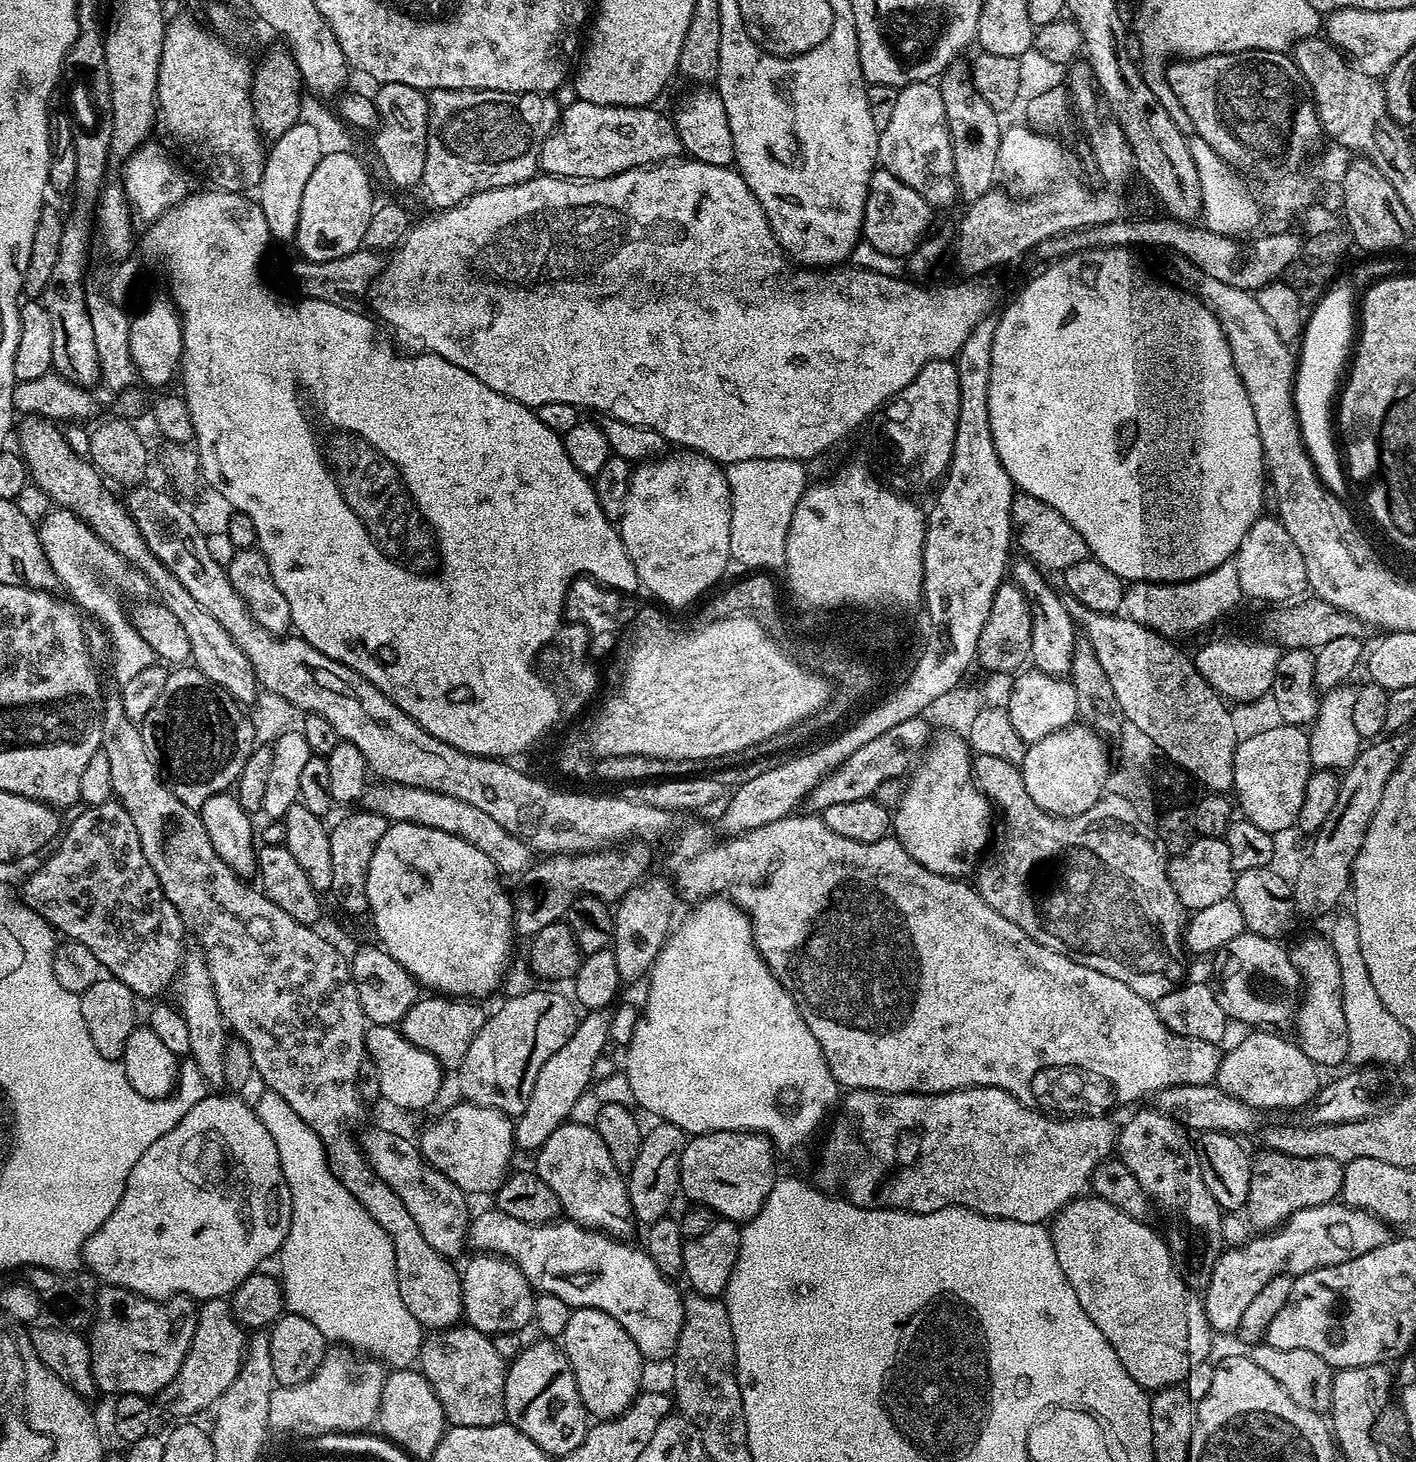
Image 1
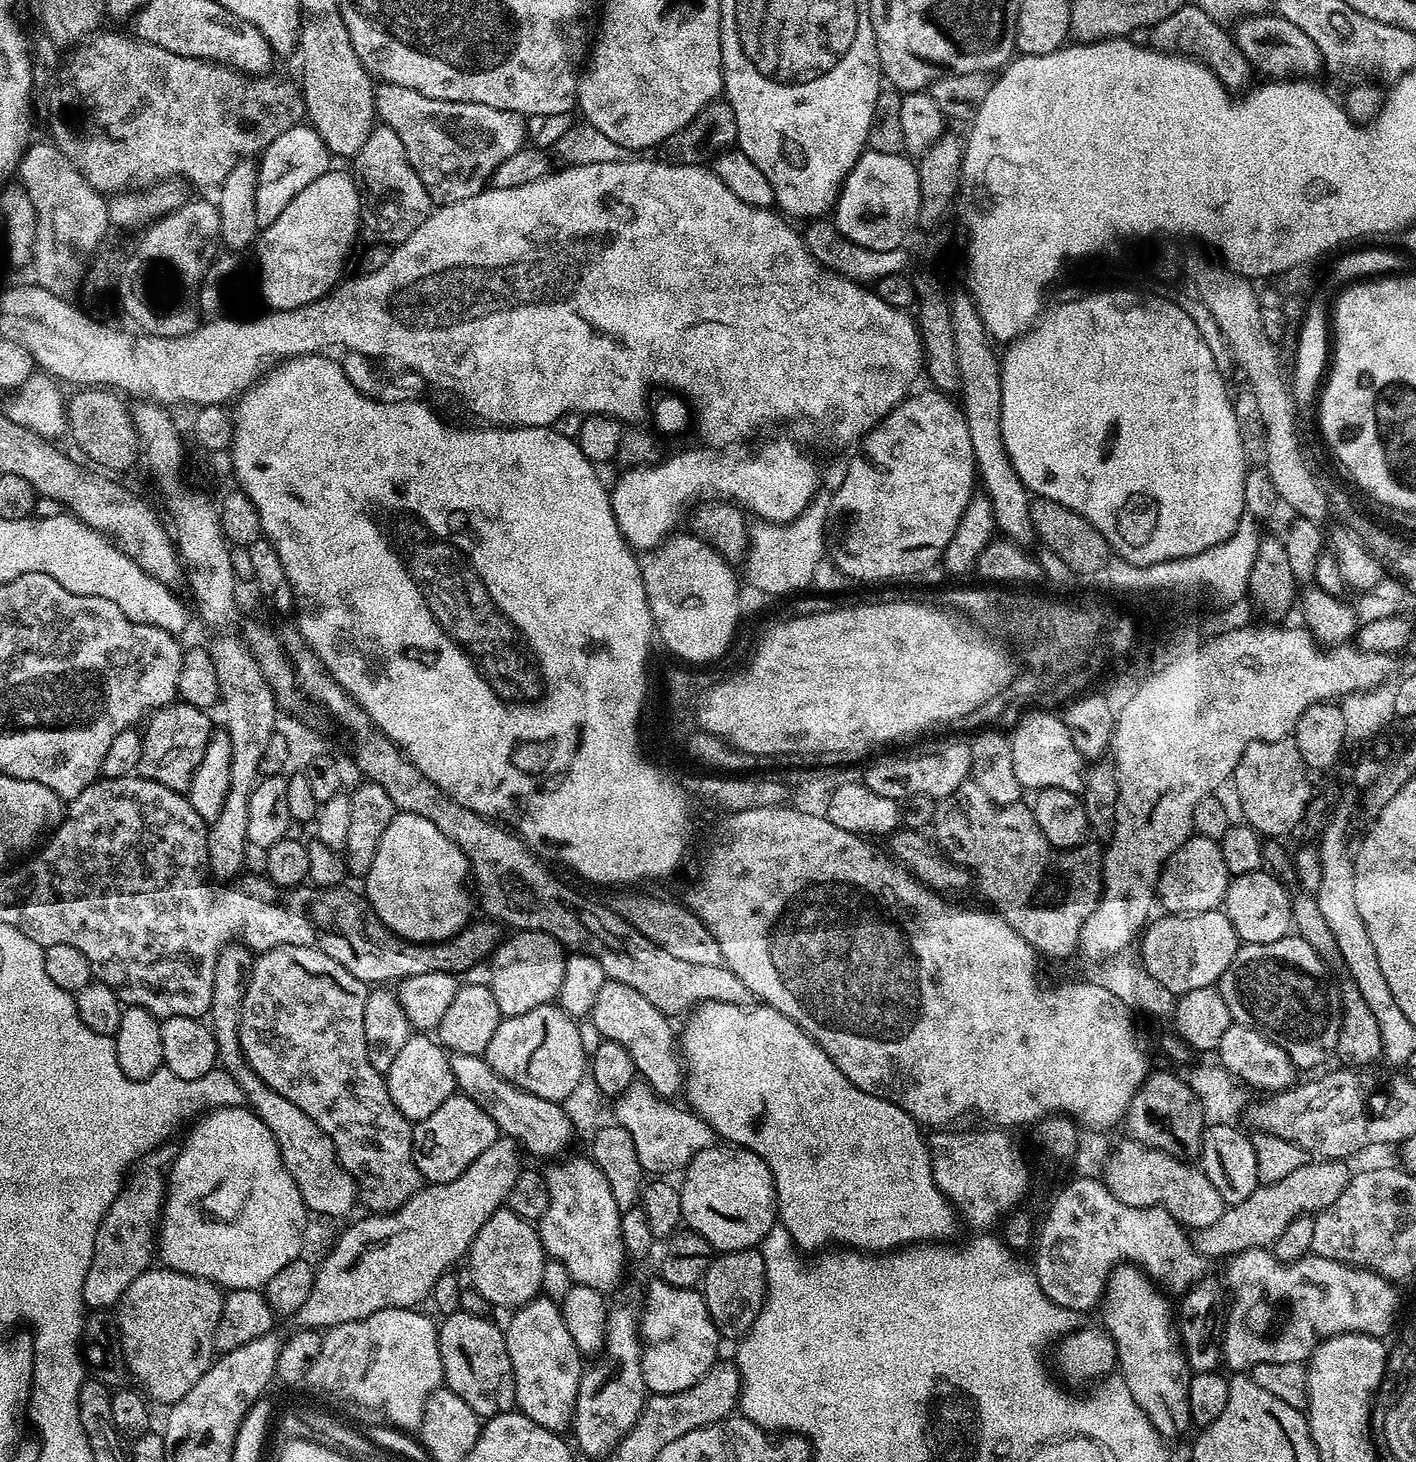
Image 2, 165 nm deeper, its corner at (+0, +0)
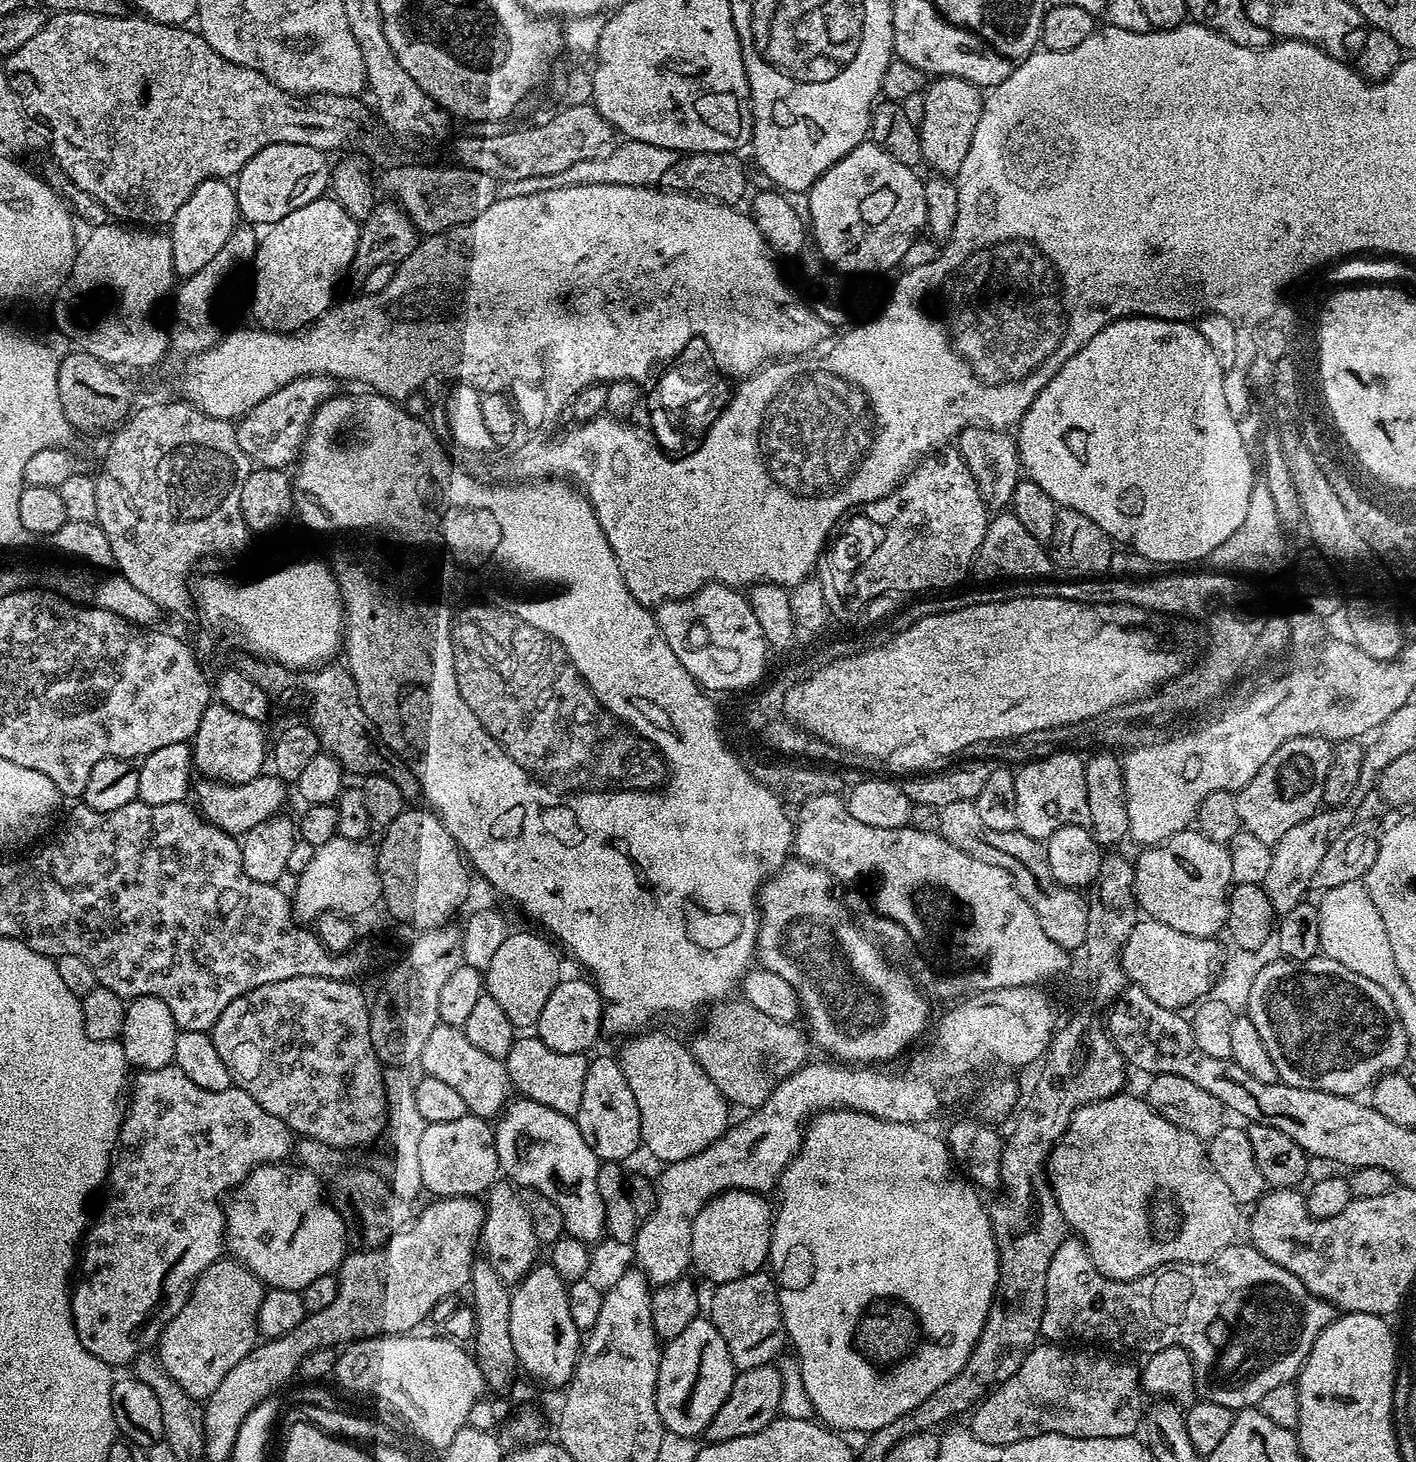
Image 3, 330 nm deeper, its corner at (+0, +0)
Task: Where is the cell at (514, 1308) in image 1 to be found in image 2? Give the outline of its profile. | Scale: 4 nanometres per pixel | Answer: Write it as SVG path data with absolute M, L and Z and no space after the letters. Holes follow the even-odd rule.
M506 1206L500 1207L485 1222L468 1248L466 1265L476 1292L496 1308L515 1310L541 1295L542 1270L546 1253L540 1233L529 1221L518 1218Z

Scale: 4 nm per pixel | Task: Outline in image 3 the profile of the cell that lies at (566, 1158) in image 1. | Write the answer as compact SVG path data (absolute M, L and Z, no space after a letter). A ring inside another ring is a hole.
M439 1023L431 1031L418 1064L419 1067L424 1067L424 1076L433 1076L438 1078L438 1082L446 1082L446 1086L451 1086L458 1093L458 1098L466 1102L471 1115L496 1118L509 1103L510 1081L505 1061L490 1058L490 1054L478 1050L478 1046L474 1046L474 1042L466 1038L463 1028Z

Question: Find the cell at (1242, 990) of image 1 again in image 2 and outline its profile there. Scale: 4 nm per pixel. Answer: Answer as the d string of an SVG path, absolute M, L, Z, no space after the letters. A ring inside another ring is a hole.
M1289 934L1278 938L1278 942L1265 944L1241 943L1230 966L1226 966L1226 970L1220 975L1218 991L1235 1023L1250 1026L1270 1038L1270 1042L1282 1046L1297 1069L1316 1068L1319 1064L1326 1063L1328 1056L1330 1060L1335 1053L1340 1029L1340 995L1329 968L1315 953L1314 947L1301 936Z

